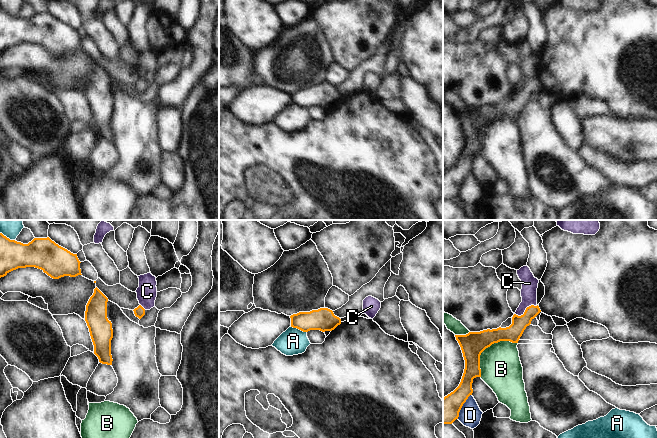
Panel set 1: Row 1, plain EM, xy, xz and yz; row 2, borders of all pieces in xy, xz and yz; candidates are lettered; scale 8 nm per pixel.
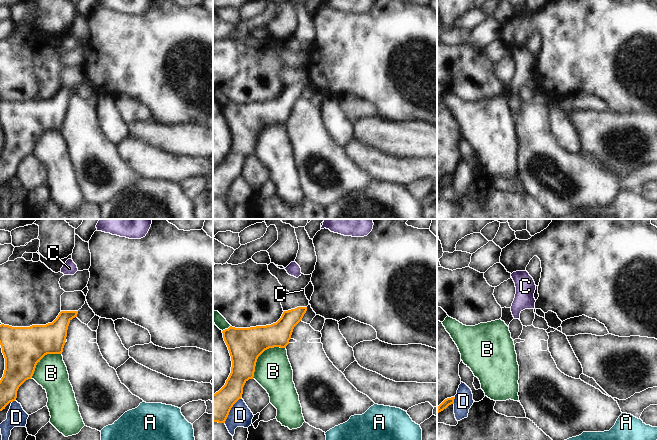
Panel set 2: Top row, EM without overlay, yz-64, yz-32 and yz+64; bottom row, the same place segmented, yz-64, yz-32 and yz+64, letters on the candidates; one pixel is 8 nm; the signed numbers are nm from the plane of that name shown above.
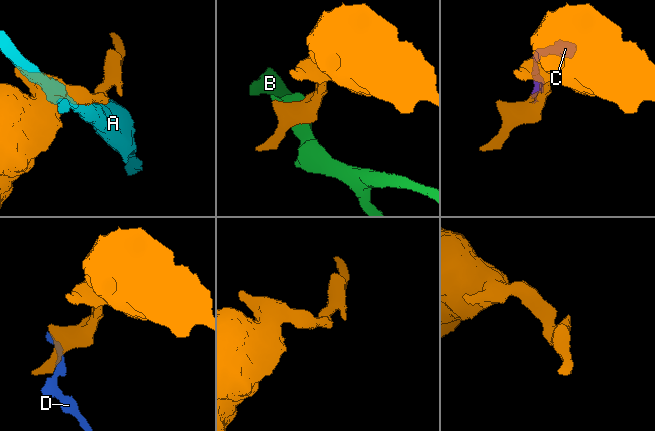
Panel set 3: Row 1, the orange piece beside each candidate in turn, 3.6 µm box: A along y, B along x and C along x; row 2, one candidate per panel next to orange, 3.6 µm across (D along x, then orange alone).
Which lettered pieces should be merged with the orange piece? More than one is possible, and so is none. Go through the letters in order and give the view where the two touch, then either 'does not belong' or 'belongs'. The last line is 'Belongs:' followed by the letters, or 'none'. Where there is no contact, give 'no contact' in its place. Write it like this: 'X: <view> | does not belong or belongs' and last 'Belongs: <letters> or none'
A: xz | does not belong
B: yz | does not belong
C: yz | does not belong
D: yz | does not belong
Belongs: none

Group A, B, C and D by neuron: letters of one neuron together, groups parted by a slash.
A / B / C / D

